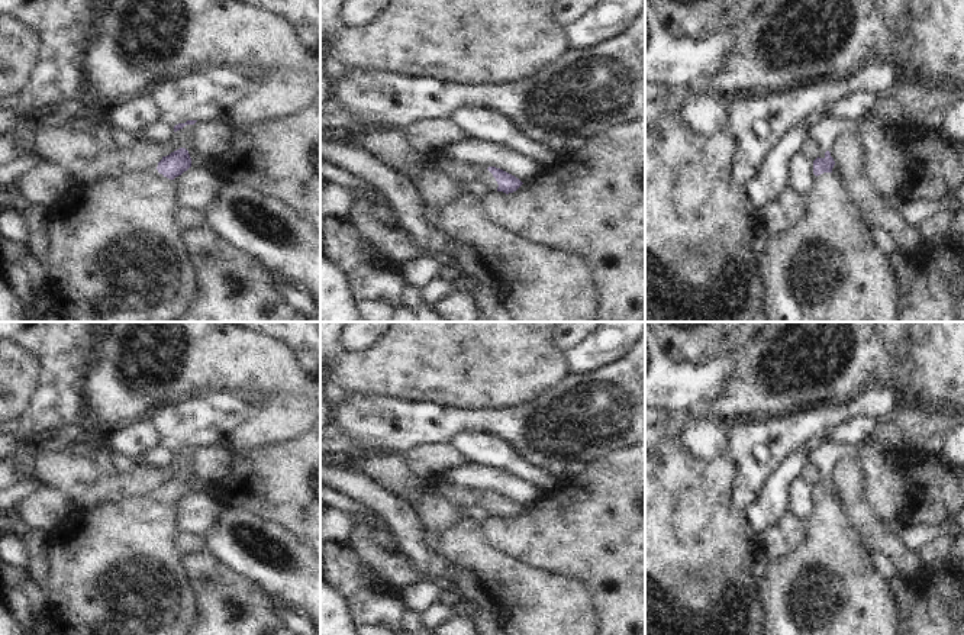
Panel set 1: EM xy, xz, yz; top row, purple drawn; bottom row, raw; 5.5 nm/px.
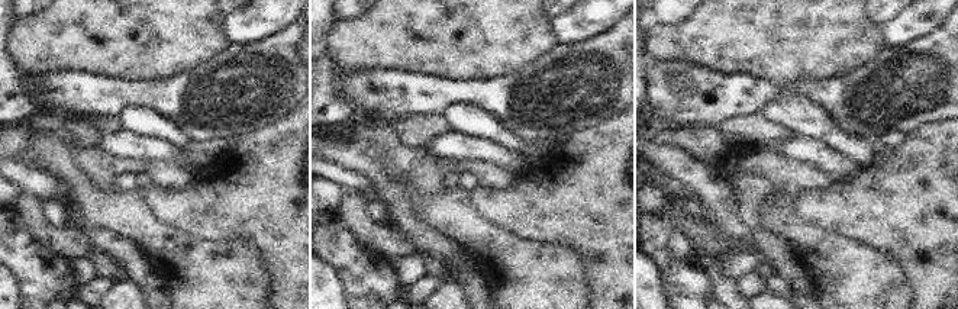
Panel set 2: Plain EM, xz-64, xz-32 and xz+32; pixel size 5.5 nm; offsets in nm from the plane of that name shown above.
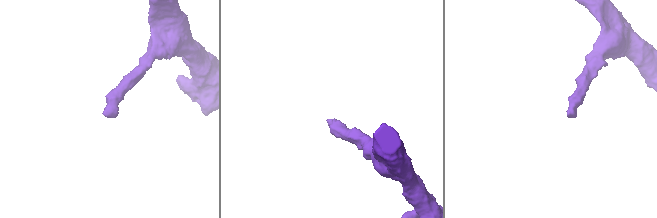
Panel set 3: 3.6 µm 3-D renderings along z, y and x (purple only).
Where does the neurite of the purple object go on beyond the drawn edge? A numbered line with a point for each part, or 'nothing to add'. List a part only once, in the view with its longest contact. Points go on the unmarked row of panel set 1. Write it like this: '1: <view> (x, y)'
1: xz (463, 497)

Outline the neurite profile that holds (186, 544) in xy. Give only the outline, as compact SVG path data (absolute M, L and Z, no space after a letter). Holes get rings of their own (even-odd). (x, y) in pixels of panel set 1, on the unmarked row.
M180 532L175 539L177 552L184 558L193 552L204 549L204 538L201 535L191 535Z

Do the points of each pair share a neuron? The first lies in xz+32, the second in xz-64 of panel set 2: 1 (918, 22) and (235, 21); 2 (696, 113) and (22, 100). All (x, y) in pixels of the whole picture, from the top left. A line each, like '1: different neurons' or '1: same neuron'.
1: same neuron
2: different neurons

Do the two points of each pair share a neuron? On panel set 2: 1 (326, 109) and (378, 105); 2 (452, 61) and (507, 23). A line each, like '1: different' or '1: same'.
1: different
2: same

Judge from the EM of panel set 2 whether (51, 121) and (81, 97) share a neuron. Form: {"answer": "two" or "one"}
{"answer": "two"}

